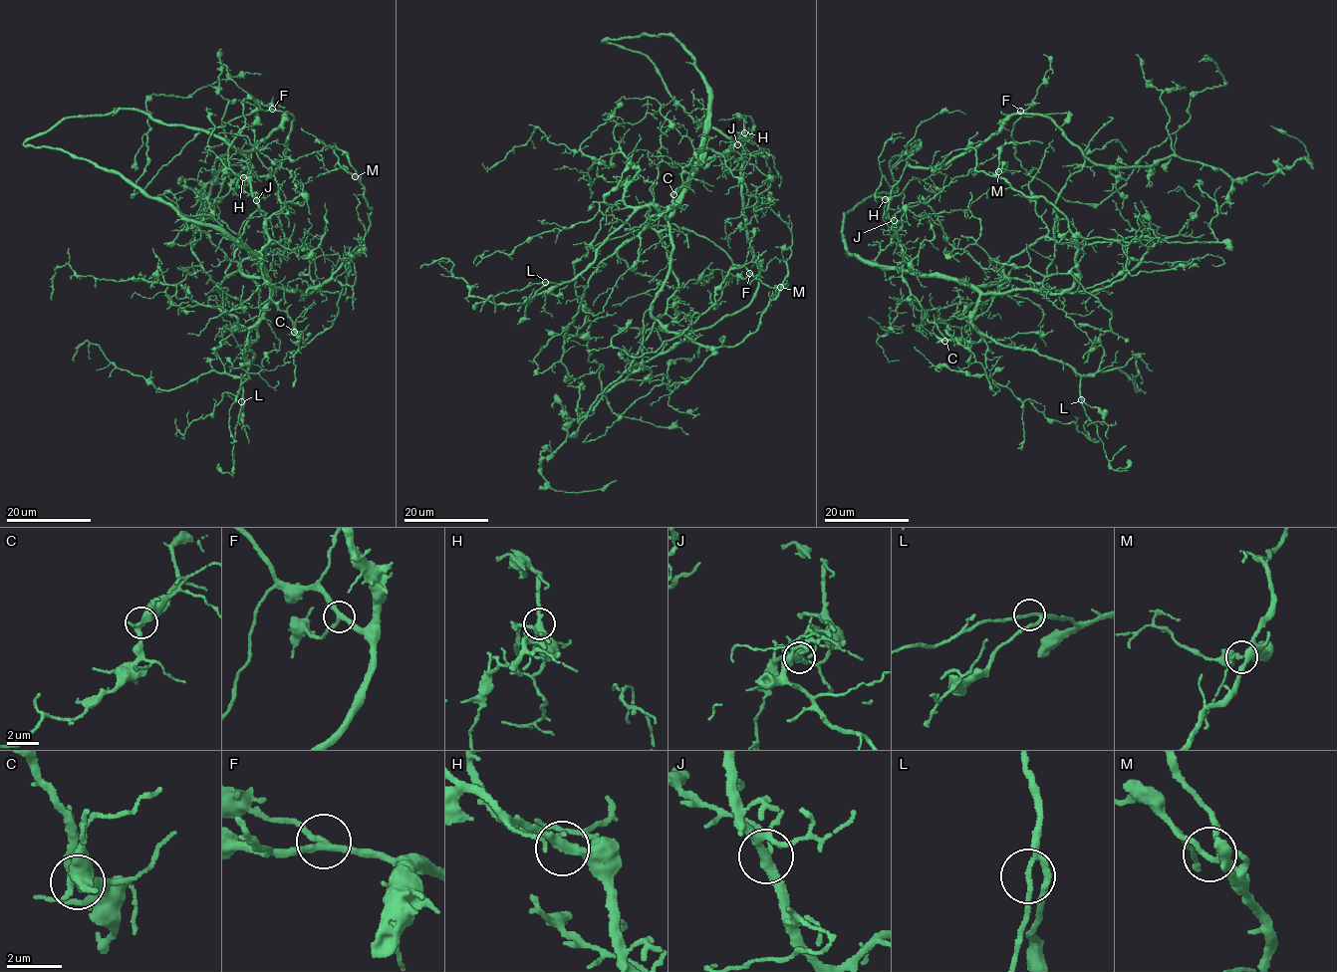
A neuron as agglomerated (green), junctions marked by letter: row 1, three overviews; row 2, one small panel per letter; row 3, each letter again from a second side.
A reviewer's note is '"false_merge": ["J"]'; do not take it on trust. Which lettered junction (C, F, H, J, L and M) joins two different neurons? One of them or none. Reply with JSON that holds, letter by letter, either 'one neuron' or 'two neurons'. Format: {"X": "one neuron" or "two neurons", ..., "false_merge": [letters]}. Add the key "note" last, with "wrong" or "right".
{"C": "one neuron", "F": "one neuron", "H": "one neuron", "J": "one neuron", "L": "one neuron", "M": "one neuron", "false_merge": [], "note": "wrong"}

